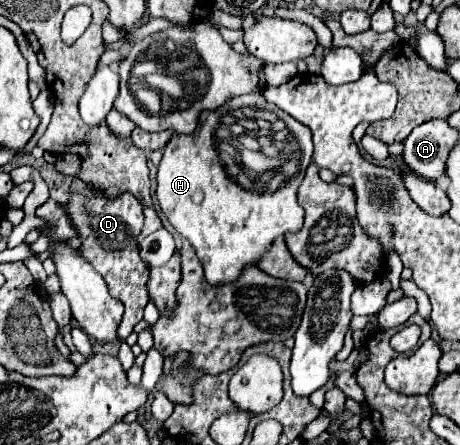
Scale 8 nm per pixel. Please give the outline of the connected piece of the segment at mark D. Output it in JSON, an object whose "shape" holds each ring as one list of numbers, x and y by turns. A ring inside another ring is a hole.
{"shape":[[75,194,71,196,71,202,65,206,65,210,83,242,81,254,105,278,109,286,109,294,119,302,123,302,125,306,123,320,117,328,119,340,125,340,133,332,133,326,139,320,143,320,143,308,149,302,149,294,145,288,149,280,149,268,141,260,137,252,137,242,135,242,137,240,135,236,141,232,141,226,143,226,141,204,133,198,133,194,121,194,113,200,105,196,95,196,95,194,89,194,89,196]]}

